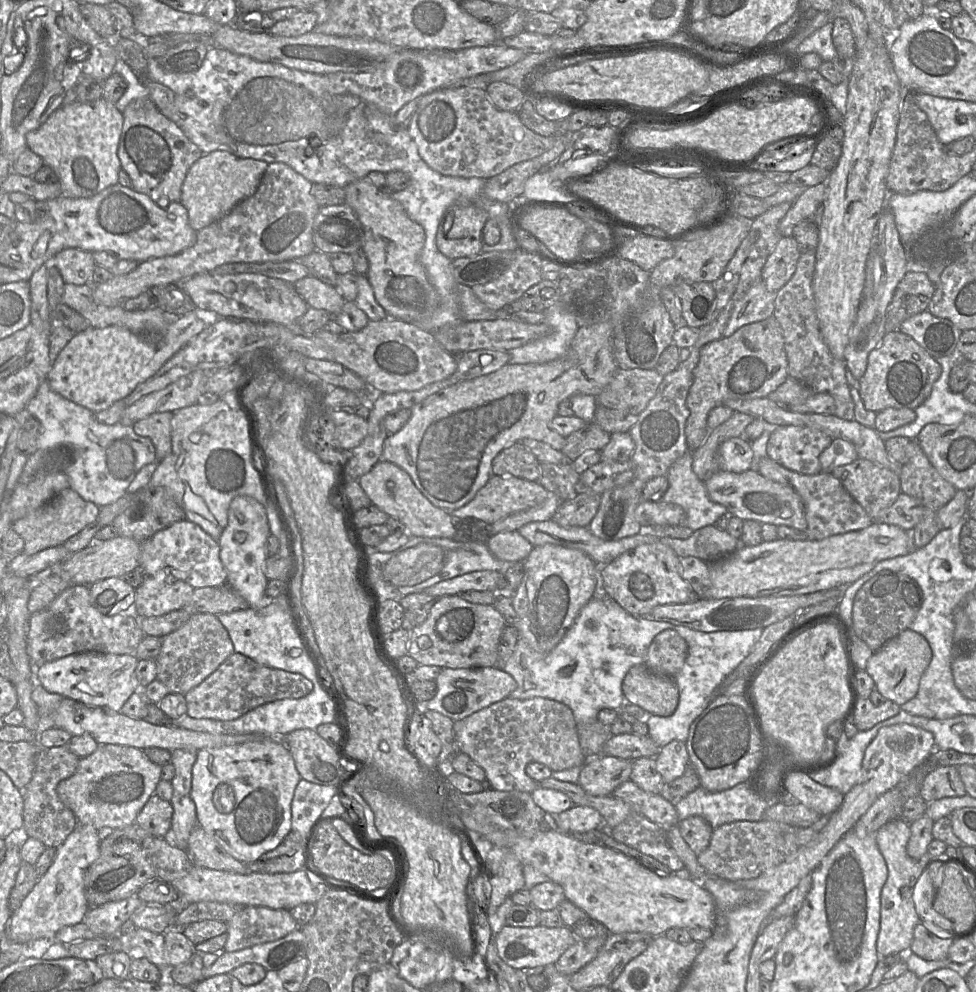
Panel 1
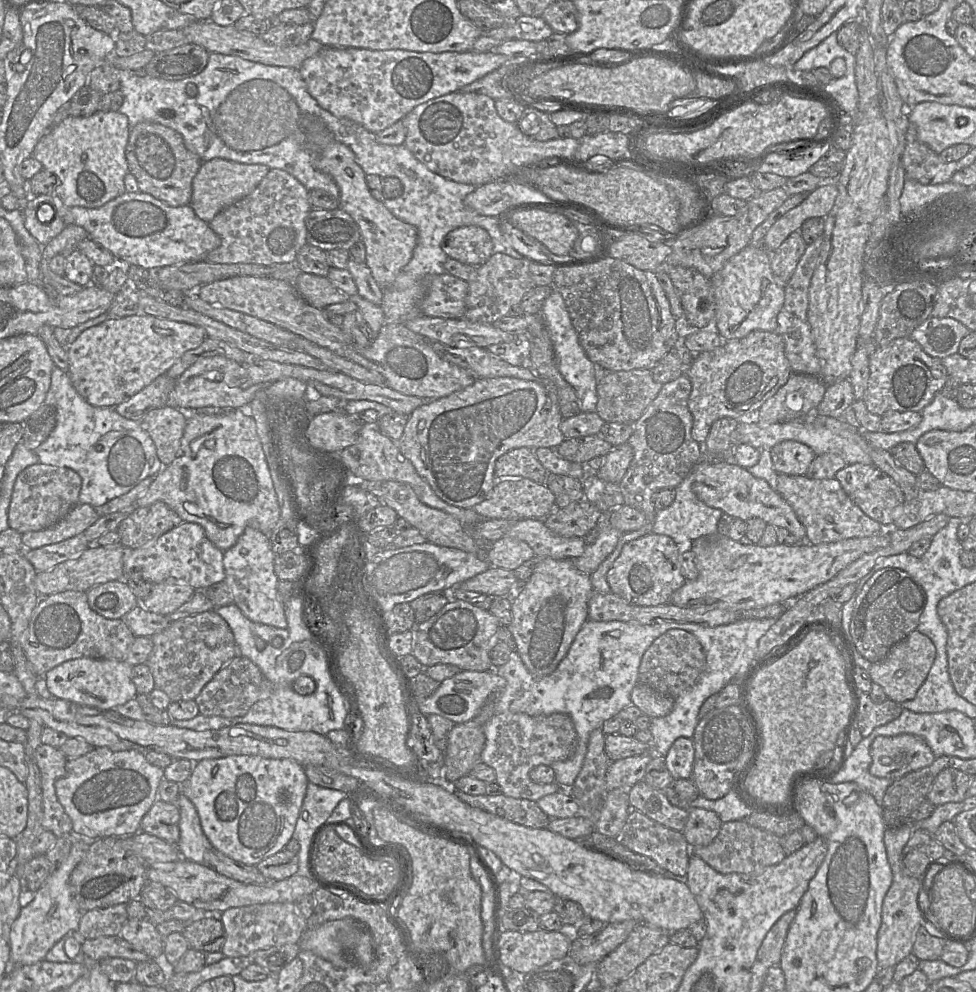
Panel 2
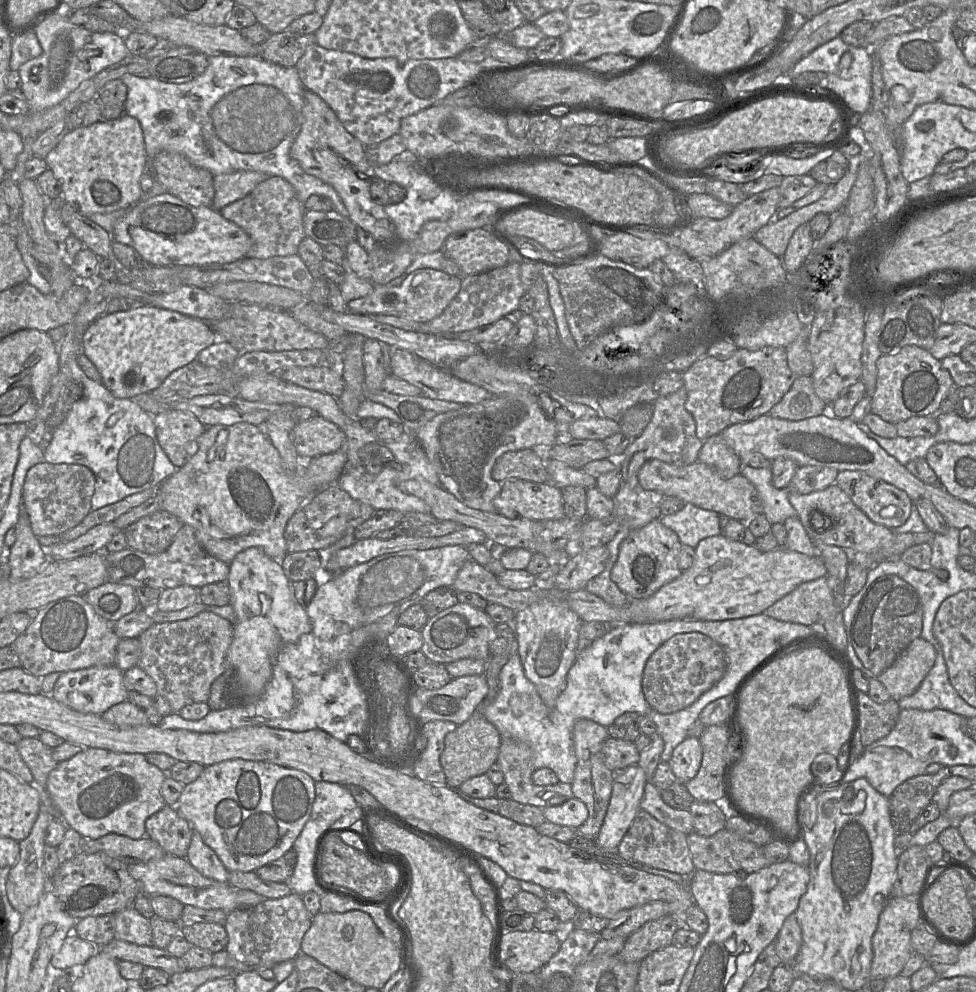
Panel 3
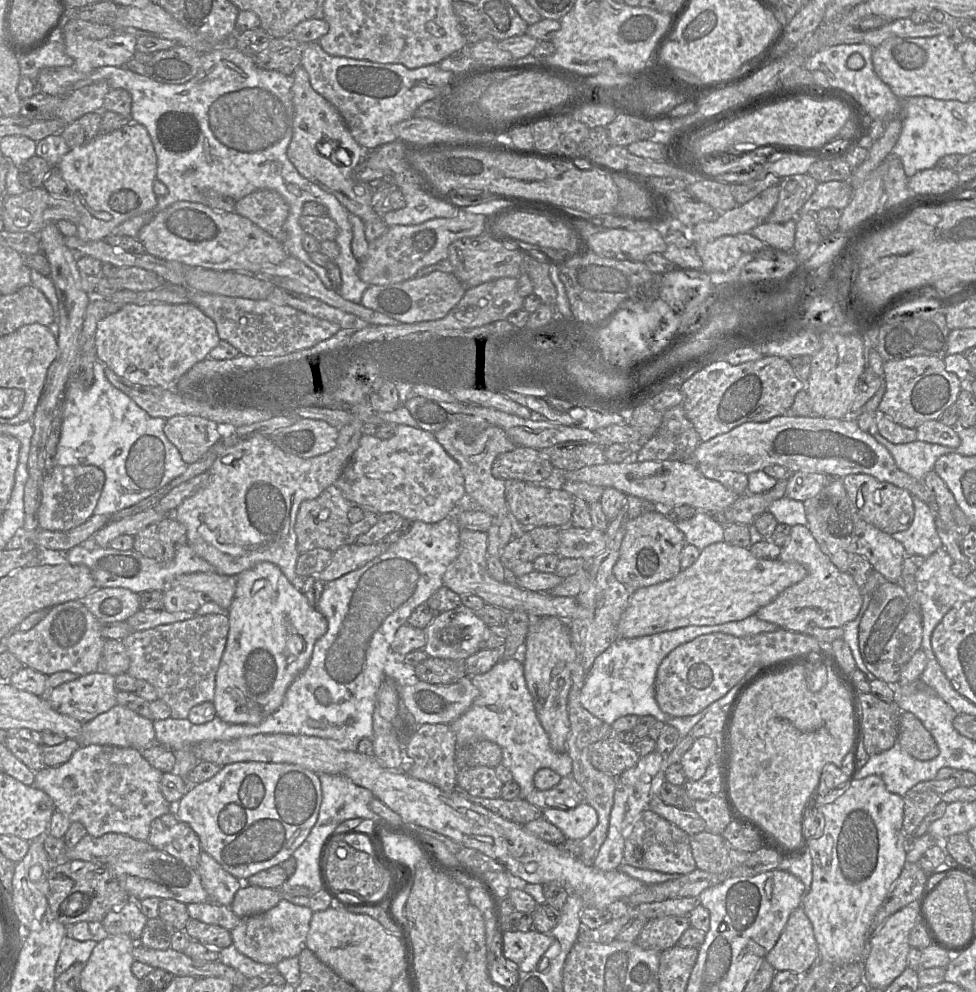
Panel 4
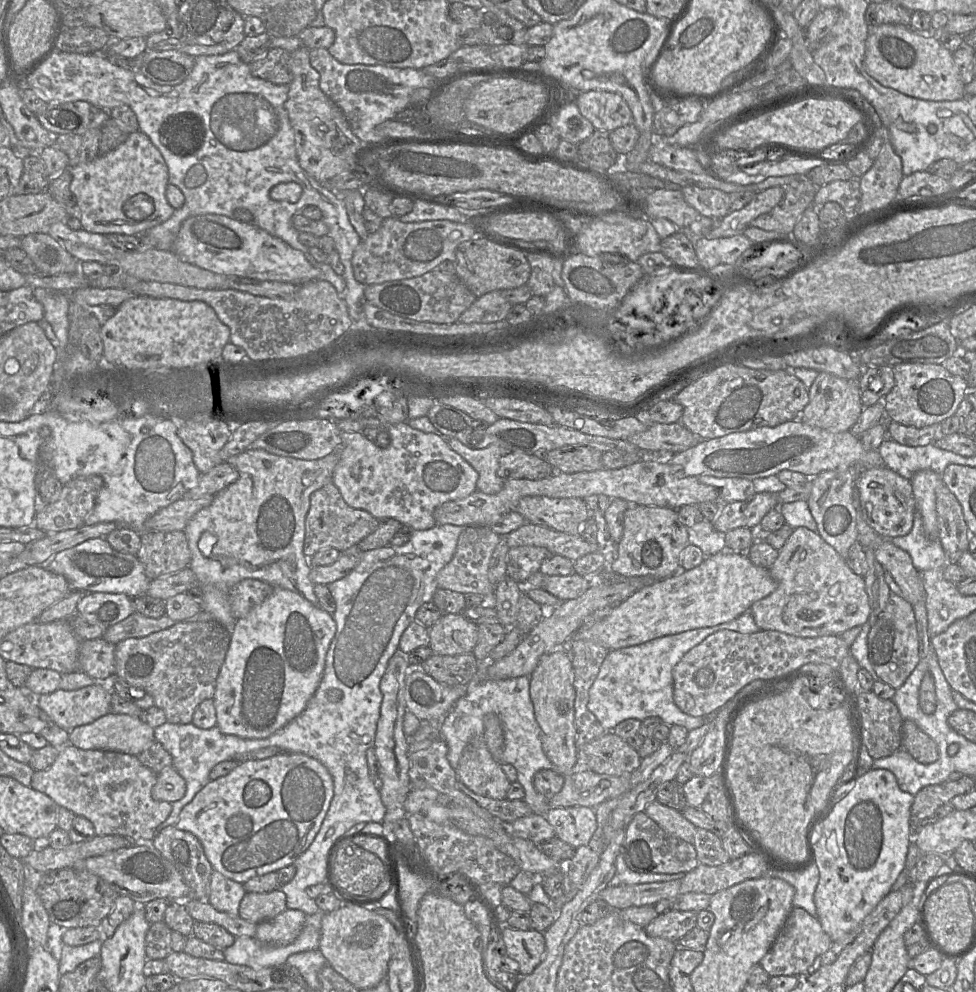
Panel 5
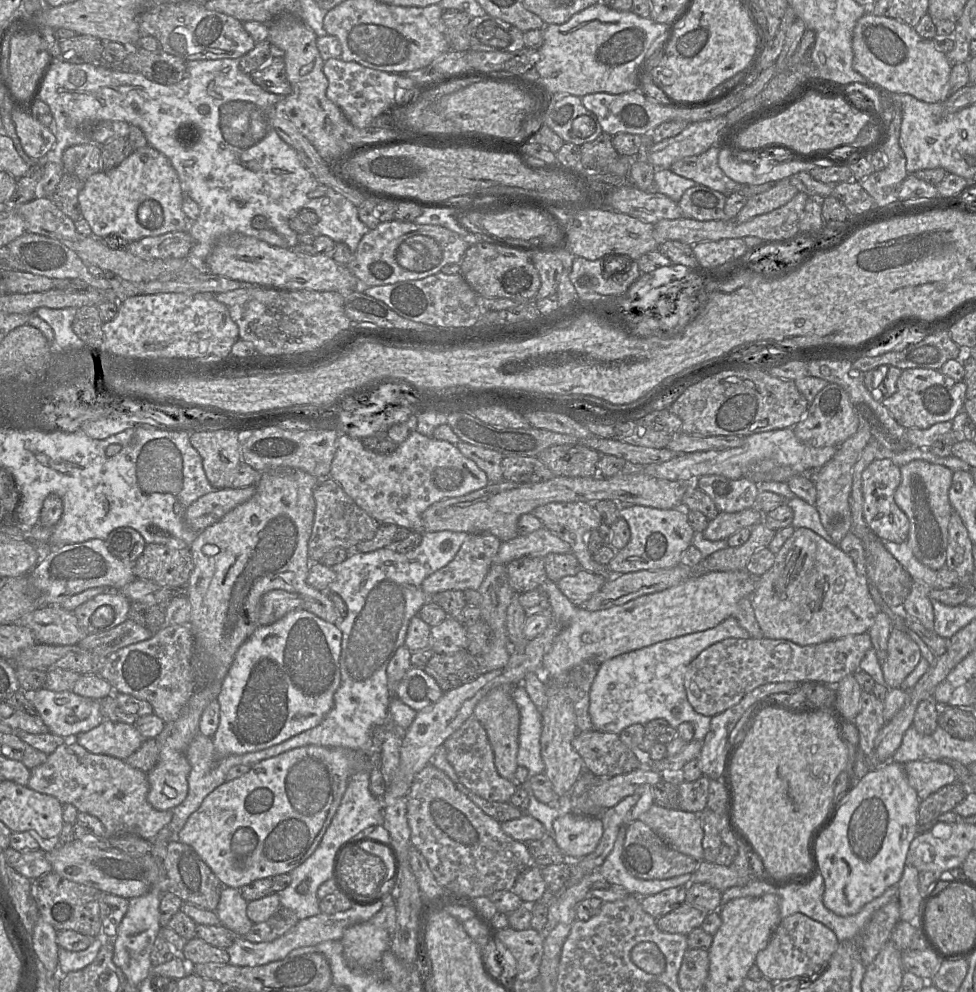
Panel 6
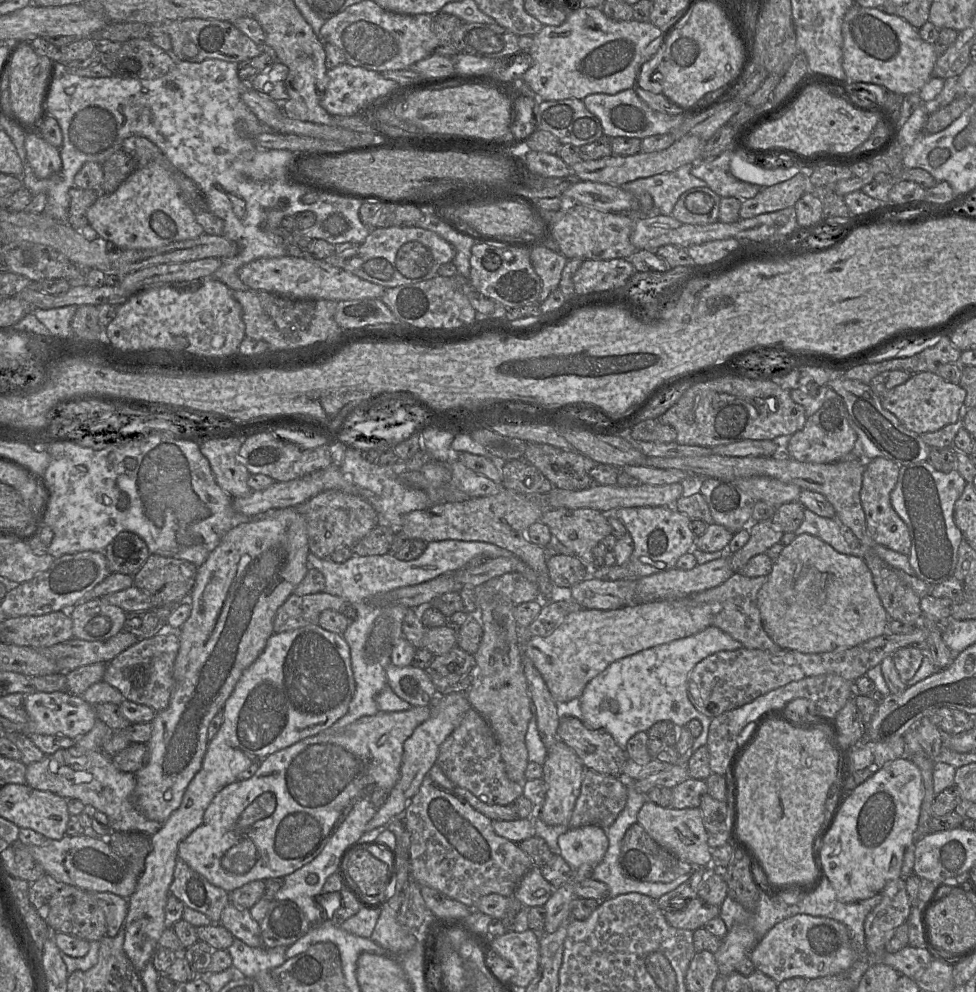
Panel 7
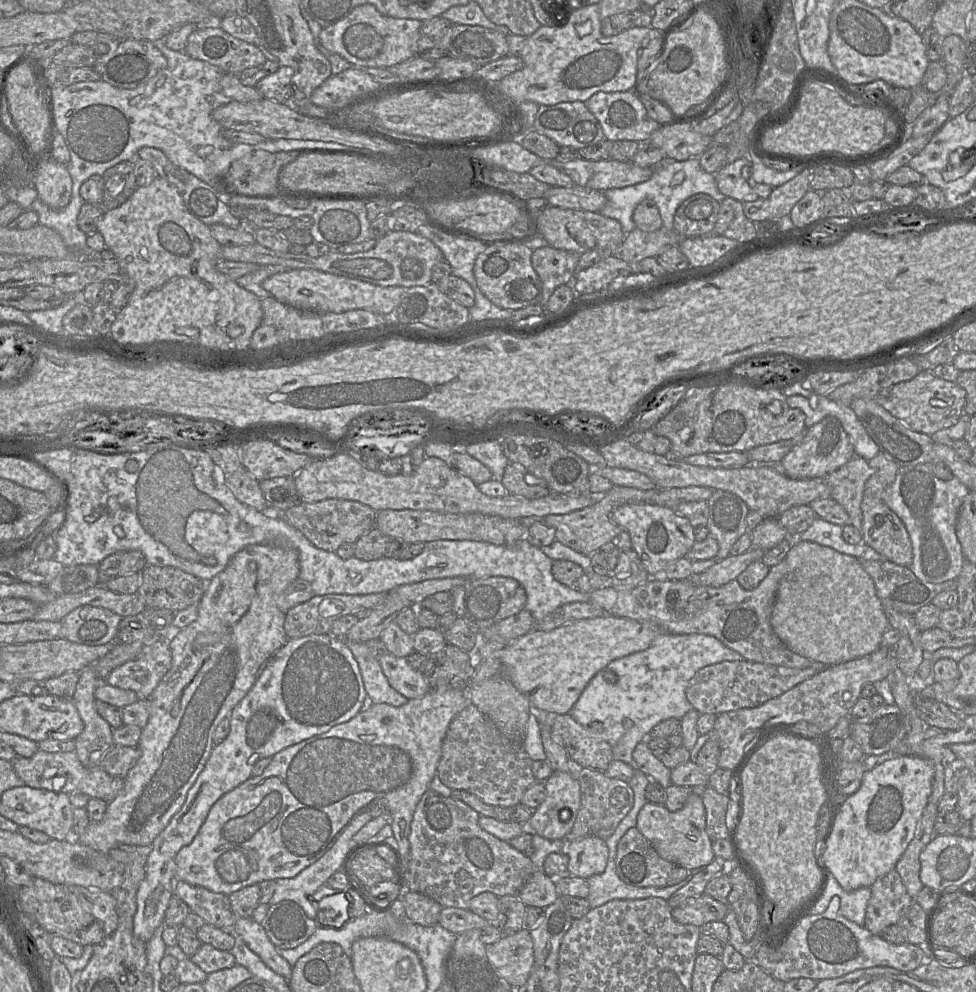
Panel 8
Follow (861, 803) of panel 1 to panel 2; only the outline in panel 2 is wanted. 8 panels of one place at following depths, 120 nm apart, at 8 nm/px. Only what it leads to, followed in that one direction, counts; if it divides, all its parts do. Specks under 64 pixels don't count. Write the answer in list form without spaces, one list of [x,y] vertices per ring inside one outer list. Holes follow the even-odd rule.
[[[912,734],[878,736],[871,744],[870,754],[870,774],[894,781],[931,765],[936,758],[926,742]]]

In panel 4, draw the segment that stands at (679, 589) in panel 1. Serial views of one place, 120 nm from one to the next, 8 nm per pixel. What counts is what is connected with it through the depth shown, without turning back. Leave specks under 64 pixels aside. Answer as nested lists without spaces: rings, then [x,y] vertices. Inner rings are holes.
[[[661,508],[646,511],[627,523],[613,573],[616,579],[630,590],[670,580],[682,570],[681,552],[685,544],[683,532],[677,528],[674,521],[661,512]]]

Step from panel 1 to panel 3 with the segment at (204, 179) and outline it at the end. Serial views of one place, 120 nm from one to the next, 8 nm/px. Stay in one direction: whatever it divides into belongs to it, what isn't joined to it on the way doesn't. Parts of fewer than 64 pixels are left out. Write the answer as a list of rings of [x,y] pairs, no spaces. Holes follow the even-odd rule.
[[[246,170],[213,176],[215,195],[211,207],[220,211],[225,206],[247,196],[266,178],[267,175],[264,173]]]

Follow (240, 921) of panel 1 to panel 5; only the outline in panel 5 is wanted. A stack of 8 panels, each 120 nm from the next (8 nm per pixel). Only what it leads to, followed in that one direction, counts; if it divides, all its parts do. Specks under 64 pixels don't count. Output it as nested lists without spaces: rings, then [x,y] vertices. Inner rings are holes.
[[[286,909],[271,920],[257,924],[255,938],[268,946],[285,946],[300,934],[307,914],[297,909]]]

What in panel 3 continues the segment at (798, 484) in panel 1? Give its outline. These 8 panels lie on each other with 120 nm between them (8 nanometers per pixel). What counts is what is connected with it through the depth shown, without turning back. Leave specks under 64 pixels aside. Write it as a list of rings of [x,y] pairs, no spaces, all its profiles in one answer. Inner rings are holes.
[[[836,482],[824,490],[809,494],[789,492],[788,498],[791,505],[797,511],[797,518],[800,520],[812,541],[822,541],[825,544],[843,548],[851,554],[873,554],[885,546],[892,545],[892,541],[894,540],[893,530],[872,522],[866,514],[852,502]],[[815,511],[831,518],[833,525],[829,526],[826,520],[821,520],[818,517],[812,518],[812,514]]]

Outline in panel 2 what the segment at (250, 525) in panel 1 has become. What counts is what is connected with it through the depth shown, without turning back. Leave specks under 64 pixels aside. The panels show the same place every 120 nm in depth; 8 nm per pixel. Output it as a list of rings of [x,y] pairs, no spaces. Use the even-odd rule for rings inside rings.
[[[247,526],[234,546],[223,553],[224,583],[232,594],[235,604],[249,620],[261,624],[286,628],[284,602],[277,590],[279,579],[274,571],[274,557],[268,536],[260,530]]]

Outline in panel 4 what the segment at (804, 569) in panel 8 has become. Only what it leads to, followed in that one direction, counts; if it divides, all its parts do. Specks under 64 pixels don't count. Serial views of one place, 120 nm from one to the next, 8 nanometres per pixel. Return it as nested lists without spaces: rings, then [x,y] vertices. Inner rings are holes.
[[[800,524],[792,526],[778,559],[803,565],[807,575],[758,609],[755,615],[760,620],[785,630],[806,633],[809,627],[838,628],[857,618],[863,603],[862,589],[848,572],[840,571],[821,551],[809,528]]]

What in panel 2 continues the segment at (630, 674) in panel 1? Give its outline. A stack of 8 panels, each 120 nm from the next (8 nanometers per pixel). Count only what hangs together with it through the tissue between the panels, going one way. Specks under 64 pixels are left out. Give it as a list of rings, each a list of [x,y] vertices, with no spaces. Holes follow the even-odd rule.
[[[637,683],[631,691],[632,704],[650,718],[668,715],[675,703],[675,698],[655,691],[649,686]]]

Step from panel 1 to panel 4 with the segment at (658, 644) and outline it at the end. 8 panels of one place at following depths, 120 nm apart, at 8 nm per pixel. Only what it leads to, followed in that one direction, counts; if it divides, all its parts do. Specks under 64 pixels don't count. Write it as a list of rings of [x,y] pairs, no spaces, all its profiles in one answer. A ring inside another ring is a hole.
[[[782,628],[747,637],[736,637],[721,632],[704,634],[678,646],[662,660],[655,680],[655,698],[660,709],[671,717],[693,716],[725,696],[753,666],[759,666],[754,672],[757,673],[787,663],[795,658],[807,659],[809,657],[821,657],[824,661],[833,658],[831,644],[820,642],[805,633]]]

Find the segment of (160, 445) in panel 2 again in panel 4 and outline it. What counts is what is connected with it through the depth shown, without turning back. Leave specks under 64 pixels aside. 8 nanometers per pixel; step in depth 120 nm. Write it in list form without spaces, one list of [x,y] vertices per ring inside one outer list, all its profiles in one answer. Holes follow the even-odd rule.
[[[193,415],[167,419],[163,431],[188,465],[198,461],[223,438],[216,422]]]

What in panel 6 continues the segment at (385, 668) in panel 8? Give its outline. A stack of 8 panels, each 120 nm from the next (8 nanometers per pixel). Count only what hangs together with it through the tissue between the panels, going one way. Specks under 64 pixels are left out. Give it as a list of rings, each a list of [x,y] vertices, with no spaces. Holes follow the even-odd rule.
[[[411,667],[400,681],[395,696],[403,703],[421,711],[437,702],[444,691],[423,668]]]

